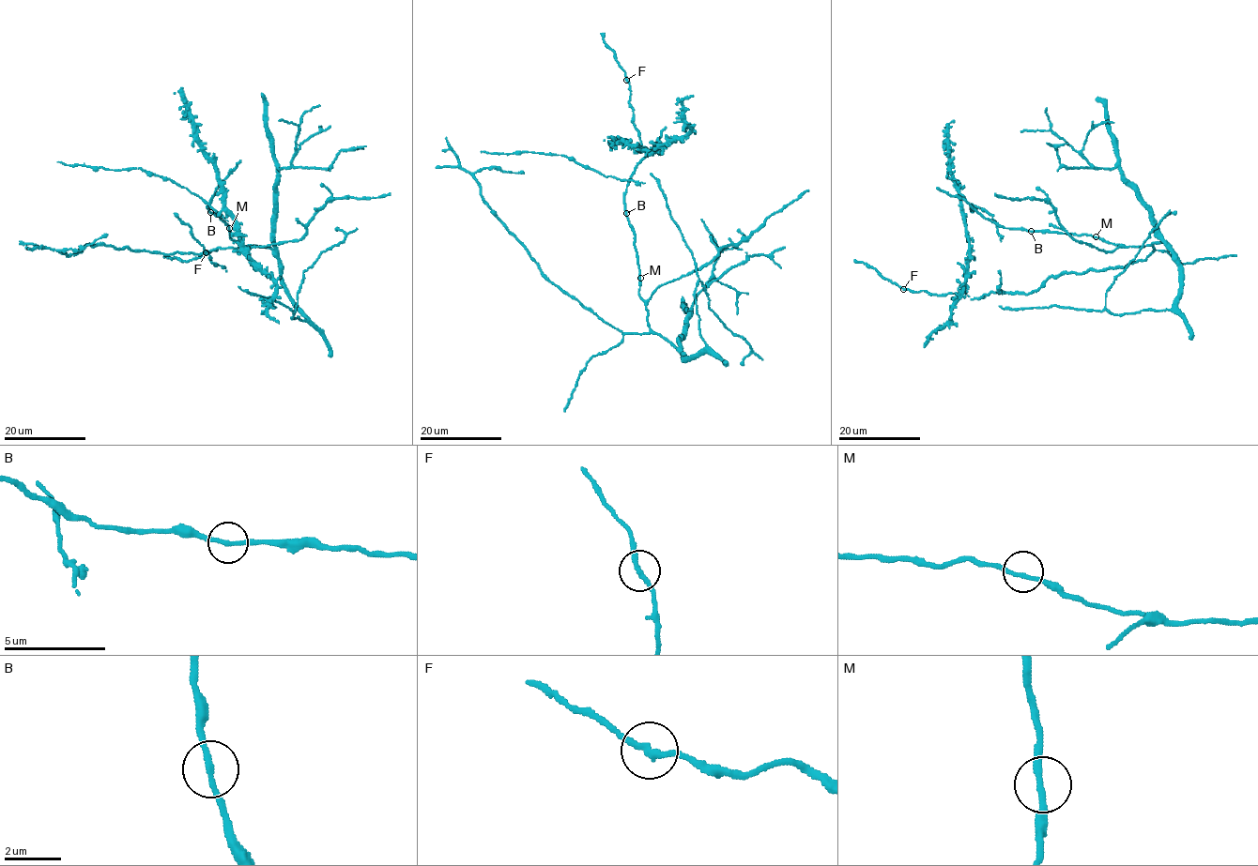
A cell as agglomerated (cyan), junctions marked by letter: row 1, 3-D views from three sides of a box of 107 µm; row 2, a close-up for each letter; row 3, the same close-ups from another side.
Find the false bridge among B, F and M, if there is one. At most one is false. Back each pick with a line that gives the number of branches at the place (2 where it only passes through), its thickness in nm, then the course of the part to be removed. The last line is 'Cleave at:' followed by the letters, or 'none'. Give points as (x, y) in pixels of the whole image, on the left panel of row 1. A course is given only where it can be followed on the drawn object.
Cleave at: none

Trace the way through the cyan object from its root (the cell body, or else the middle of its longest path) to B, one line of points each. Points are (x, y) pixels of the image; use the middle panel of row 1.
B: (640, 278), (635, 231), (626, 213)

